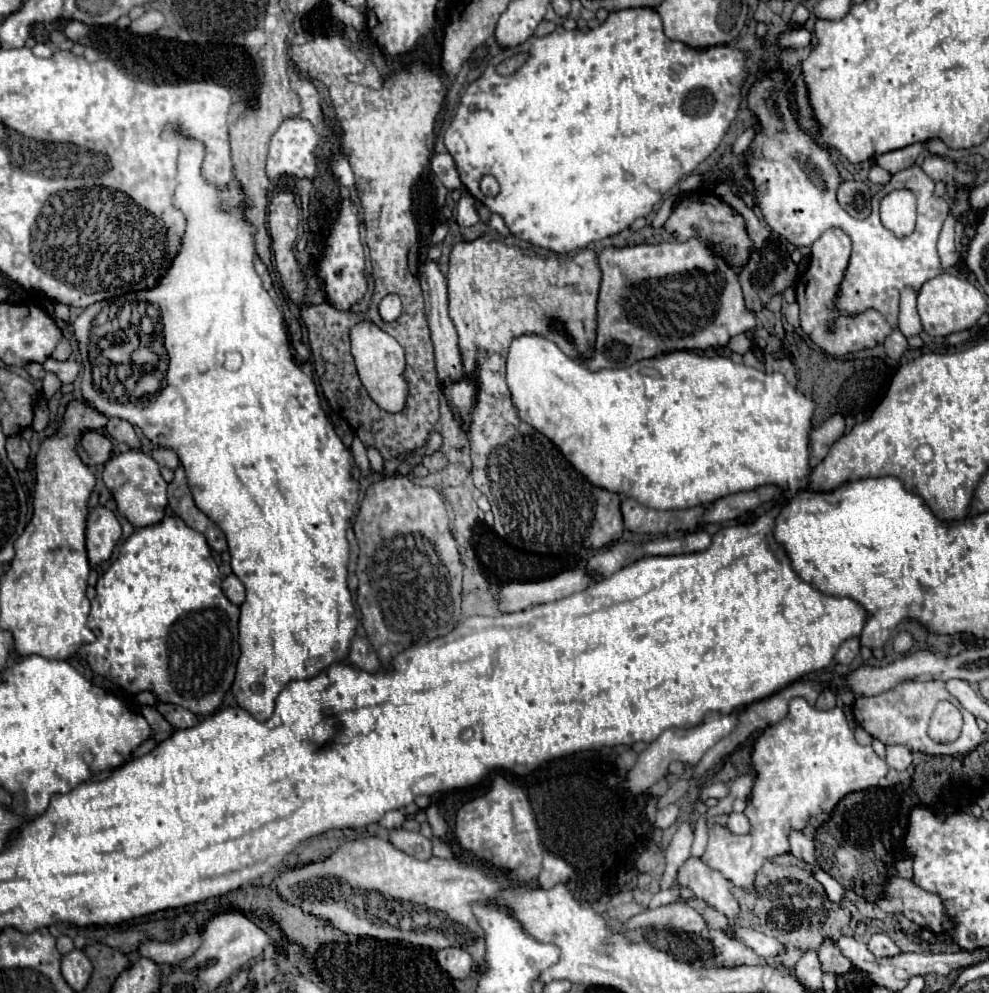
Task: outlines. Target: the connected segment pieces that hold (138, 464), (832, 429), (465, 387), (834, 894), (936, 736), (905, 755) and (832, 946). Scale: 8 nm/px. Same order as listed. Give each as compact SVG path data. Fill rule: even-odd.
M130 449L116 453L104 467L104 485L112 491L118 511L134 525L134 527L148 527L158 523L158 519L166 513L166 481L160 475L160 465L144 455L142 451Z
M836 413L828 421L824 421L818 429L810 433L810 465L816 467L830 451L830 447L844 435L846 431L846 419L844 415Z
M464 377L462 381L448 385L444 389L444 395L446 395L452 411L462 417L464 429L468 429L468 425L470 425L470 407L474 405L476 393L478 393L478 389L476 389L476 381L472 377Z
M816 867L814 871L812 871L812 875L824 885L824 889L826 889L826 895L828 895L828 899L830 901L834 901L834 903L838 903L838 901L842 901L844 899L844 895L846 895L846 891L844 891L844 887L832 877L832 875L828 875L824 869L820 869L820 867Z
M940 701L932 713L928 735L934 741L950 741L960 735L962 715L950 701Z
M888 745L886 747L886 763L896 771L904 771L912 765L912 753L904 745Z
M826 937L822 941L822 947L818 949L818 955L820 955L820 963L822 963L824 971L834 971L836 975L842 975L842 973L852 969L850 959L846 959L842 955L842 951L838 949L838 945L832 937Z

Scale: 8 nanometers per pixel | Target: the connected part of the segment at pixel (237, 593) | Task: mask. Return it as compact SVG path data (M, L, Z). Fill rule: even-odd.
M228 575L222 583L222 589L226 593L226 597L234 603L234 605L242 605L244 603L244 597L246 597L246 591L244 591L244 585L242 581L236 577L236 575Z

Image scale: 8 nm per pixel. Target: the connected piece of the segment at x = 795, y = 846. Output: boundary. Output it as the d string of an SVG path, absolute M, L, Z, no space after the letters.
M790 831L788 833L788 841L790 841L790 853L800 859L806 861L808 865L816 865L816 855L814 855L814 843L810 837L806 837L802 831Z

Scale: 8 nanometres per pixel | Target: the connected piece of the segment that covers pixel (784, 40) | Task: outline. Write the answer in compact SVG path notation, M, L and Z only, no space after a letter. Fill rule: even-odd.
M802 27L802 29L792 29L790 33L784 33L778 39L780 39L782 47L806 47L806 45L810 45L810 37L812 37L810 31L806 31Z

